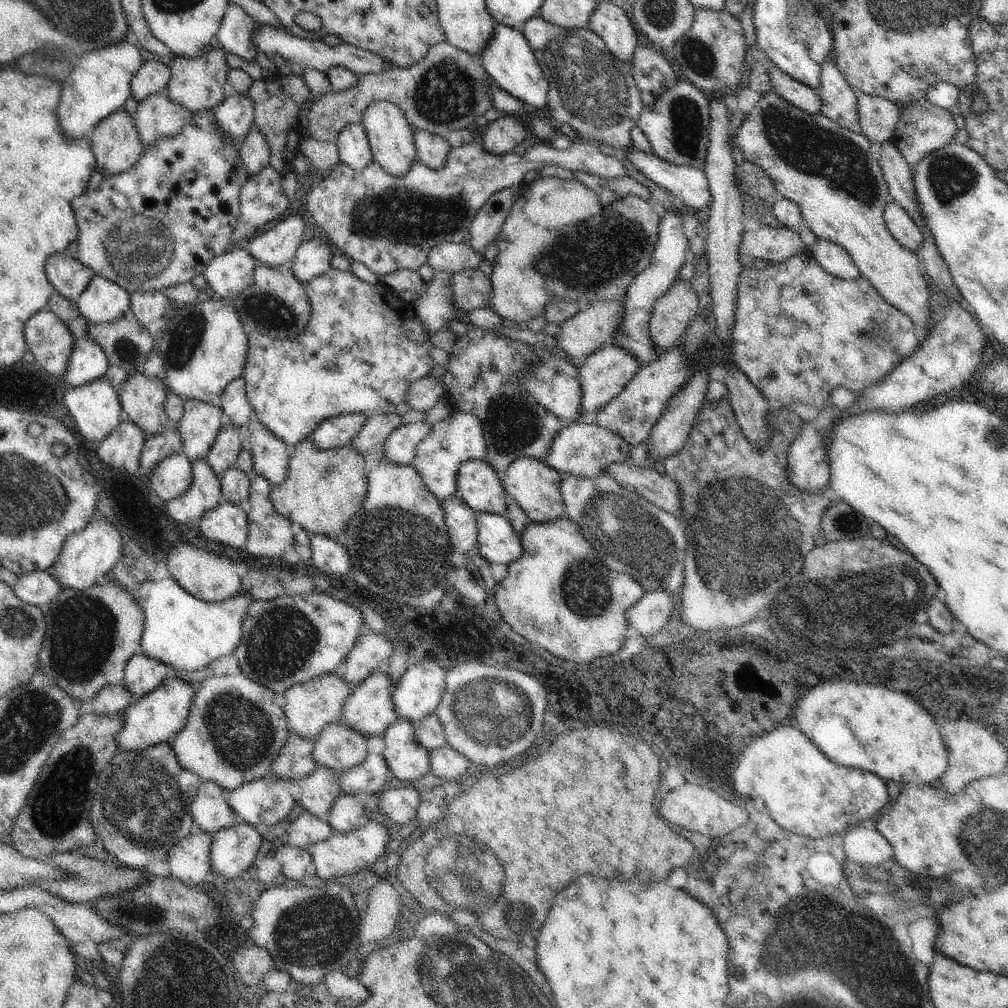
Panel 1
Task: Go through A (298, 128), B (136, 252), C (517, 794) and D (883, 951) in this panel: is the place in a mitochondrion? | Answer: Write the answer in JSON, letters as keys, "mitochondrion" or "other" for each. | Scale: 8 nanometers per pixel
{"A":"other","B":"mitochondrion","C":"other","D":"mitochondrion"}

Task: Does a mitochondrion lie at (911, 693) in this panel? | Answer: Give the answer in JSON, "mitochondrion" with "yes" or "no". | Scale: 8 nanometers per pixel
{"mitochondrion":"no"}

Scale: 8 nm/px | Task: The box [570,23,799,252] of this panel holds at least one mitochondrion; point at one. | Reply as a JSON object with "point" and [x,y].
{"point":[687,120]}

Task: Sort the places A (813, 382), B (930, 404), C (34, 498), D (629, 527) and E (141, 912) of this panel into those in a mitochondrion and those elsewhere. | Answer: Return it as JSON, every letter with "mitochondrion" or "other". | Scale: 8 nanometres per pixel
{"A":"other","B":"other","C":"mitochondrion","D":"mitochondrion","E":"mitochondrion"}

